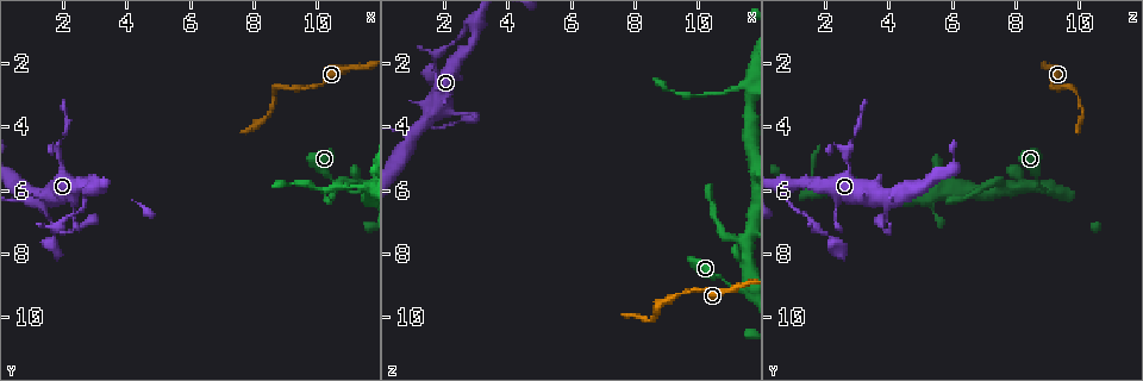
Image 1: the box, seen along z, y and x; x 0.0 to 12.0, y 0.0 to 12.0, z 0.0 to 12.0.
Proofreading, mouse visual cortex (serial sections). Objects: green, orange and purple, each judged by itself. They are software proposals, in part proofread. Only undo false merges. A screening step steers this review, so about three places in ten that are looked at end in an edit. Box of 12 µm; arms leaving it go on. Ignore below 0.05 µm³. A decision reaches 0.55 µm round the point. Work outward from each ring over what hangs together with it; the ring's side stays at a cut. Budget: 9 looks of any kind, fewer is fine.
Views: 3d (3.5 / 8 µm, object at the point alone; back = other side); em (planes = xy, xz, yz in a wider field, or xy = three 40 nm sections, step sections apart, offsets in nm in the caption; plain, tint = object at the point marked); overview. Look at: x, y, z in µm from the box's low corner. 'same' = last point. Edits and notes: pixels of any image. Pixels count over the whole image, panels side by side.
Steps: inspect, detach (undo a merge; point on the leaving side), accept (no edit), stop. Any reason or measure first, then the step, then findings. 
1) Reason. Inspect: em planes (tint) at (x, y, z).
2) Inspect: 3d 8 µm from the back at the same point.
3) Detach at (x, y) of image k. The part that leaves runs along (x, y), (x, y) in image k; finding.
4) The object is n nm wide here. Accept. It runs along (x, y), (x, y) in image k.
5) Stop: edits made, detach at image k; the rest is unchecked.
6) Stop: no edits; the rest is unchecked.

Inspect: 3d 3.5 µm at (1.5, 6.2, 3.7).

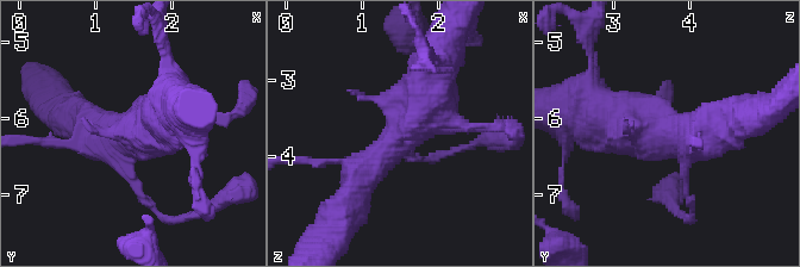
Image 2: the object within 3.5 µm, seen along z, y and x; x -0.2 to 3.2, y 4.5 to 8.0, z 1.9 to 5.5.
Need the tissue. Inspect: em xy step 2 (tint) at (1.45, 6.20, 3.80).

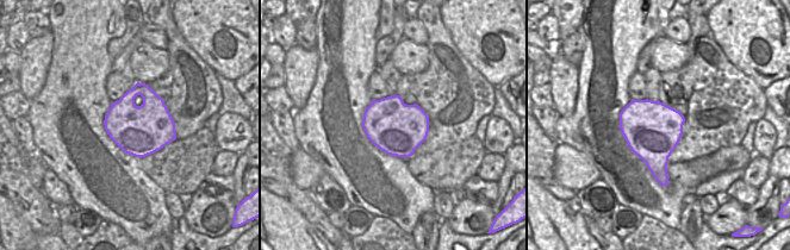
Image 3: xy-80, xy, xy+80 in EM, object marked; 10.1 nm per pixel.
Accept. It runs along (430, 78), (352, 200) in image 2; one cell here.

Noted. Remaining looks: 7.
Sharp bend. Inspect: 3d 3.5 µm at (8.8, 2.7, 9.8).

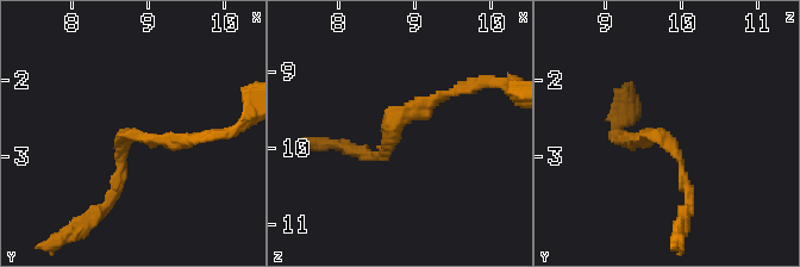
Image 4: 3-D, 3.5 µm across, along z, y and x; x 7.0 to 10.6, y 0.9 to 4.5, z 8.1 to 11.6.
Inspect: em planes (tint) at (8.75, 2.70, 9.70).

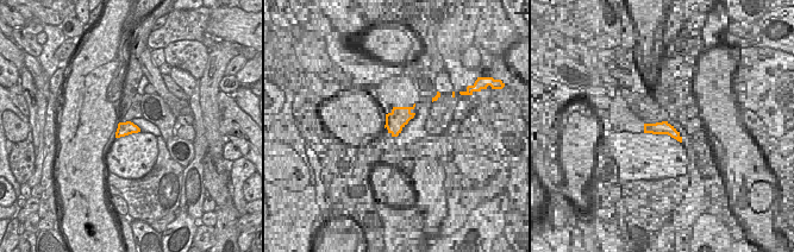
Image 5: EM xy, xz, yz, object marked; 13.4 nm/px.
Accept. It runs along (462, 88), (418, 104), (375, 156) in image 4; one cell here.

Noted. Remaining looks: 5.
Narrows sharply. Inspect: 3d 3.5 µm at (10.9, 6.0, 8.8).

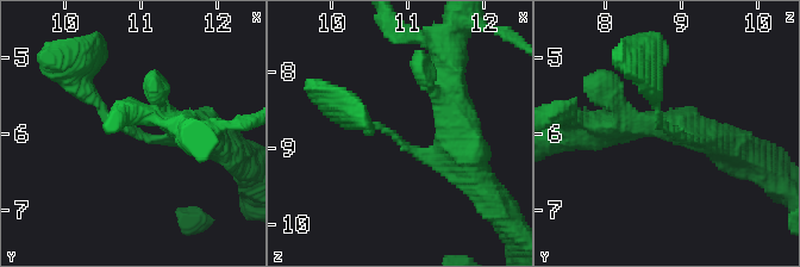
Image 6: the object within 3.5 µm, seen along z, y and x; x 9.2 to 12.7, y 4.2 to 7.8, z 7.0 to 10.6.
The arms are 200, 250 nm wide. Inspect: em planes (tint) at (10.90, 6.00, 8.85).

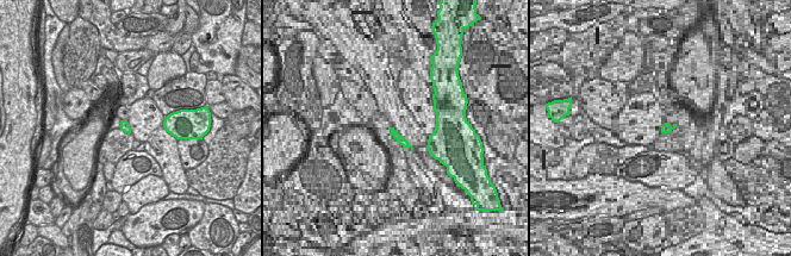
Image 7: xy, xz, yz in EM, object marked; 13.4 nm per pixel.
Accept. All the same cell.

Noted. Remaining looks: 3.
Thin arm on a thick one. Inspect: 3d 3.5 µm at (11.4, 5.8, 2.7).

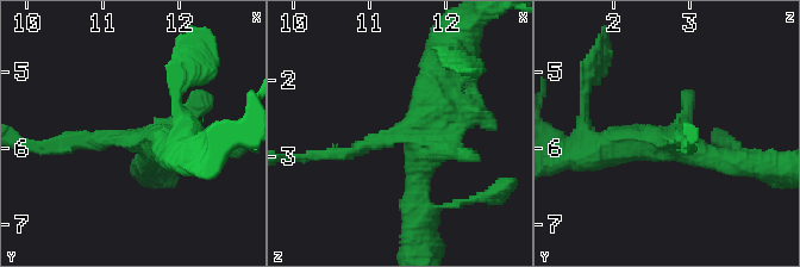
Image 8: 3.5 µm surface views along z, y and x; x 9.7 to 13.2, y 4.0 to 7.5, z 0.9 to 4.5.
3 arms meet here; the arms are 150, 300, 450 nm wide. Inspect: em xy step 1 (tint) at (11.35, 5.85, 2.75).

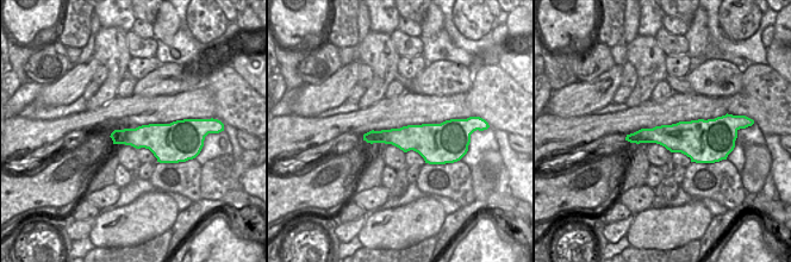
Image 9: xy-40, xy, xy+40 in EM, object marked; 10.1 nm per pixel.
Inspect: em xy step 3 (tint) at the same point.

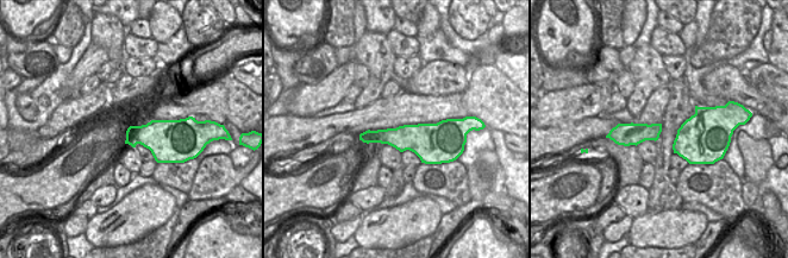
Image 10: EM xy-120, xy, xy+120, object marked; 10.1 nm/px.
Accept. It runs along (414, 194), (411, 136), (319, 154) in image 8; continuous, no second cell.

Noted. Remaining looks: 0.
Stop: no edits; the rest is unchecked.

